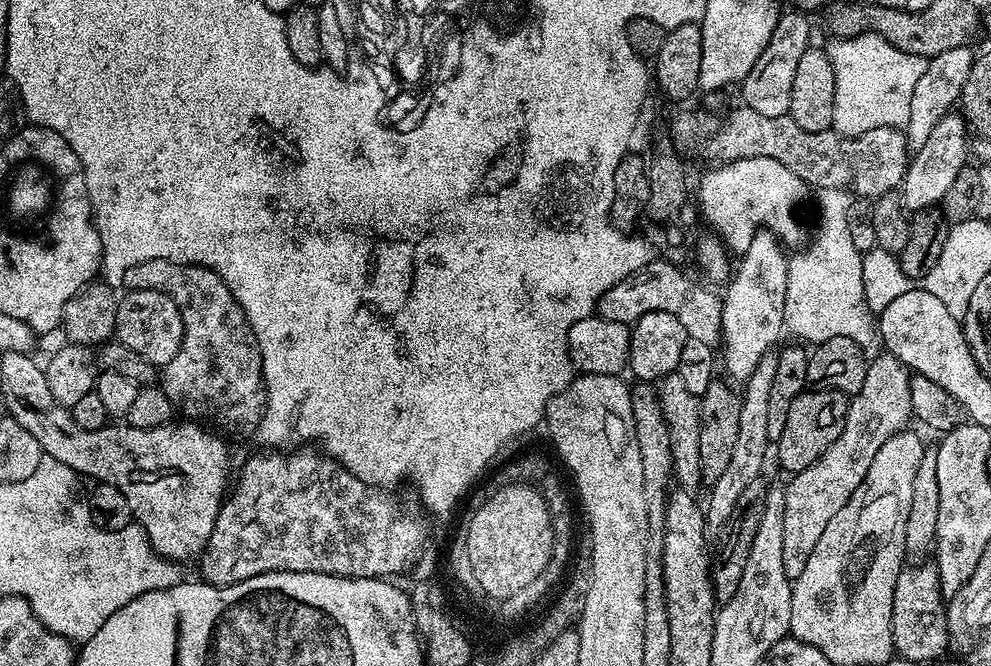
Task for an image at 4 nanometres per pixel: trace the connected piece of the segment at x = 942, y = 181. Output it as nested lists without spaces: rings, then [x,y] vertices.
[[[947,114],[941,117],[934,130],[930,130],[930,138],[926,138],[926,146],[918,150],[909,159],[908,168],[904,172],[904,183],[898,189],[898,195],[908,210],[918,208],[930,208],[939,205],[954,181],[958,172],[966,167],[964,160],[970,156],[970,144],[968,148],[968,136],[970,128],[963,115]]]

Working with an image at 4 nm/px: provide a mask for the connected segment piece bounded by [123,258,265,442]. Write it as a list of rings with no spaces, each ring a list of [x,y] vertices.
[[[154,258],[150,262],[138,262],[138,266],[130,266],[130,270],[126,270],[124,275],[123,287],[128,290],[154,288],[170,297],[174,306],[178,306],[178,314],[182,314],[182,346],[178,354],[174,354],[174,358],[170,358],[170,362],[162,368],[162,387],[172,399],[173,405],[179,411],[181,408],[188,415],[185,417],[189,421],[211,430],[225,441],[244,438],[258,442],[261,438],[265,397],[262,358],[244,311],[240,309],[238,302],[232,297],[232,291],[224,285],[220,275],[211,268],[201,268],[198,264],[179,264]]]

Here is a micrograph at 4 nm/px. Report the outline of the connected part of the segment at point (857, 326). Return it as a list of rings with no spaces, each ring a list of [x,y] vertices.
[[[821,188],[818,195],[820,217],[816,220],[816,233],[788,261],[784,322],[793,337],[809,340],[812,346],[830,338],[850,338],[868,346],[878,328],[863,293],[862,254],[846,227],[846,200],[834,188]]]

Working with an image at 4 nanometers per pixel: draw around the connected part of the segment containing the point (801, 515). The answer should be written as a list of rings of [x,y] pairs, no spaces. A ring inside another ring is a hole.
[[[883,355],[868,360],[866,382],[862,382],[862,390],[849,399],[842,434],[834,438],[824,456],[818,458],[812,466],[807,466],[806,470],[795,473],[789,479],[792,481],[784,488],[782,566],[791,581],[802,574],[810,558],[810,550],[814,550],[818,538],[822,538],[830,518],[834,518],[834,514],[838,514],[838,510],[850,502],[850,494],[862,486],[862,478],[866,478],[866,470],[870,470],[874,454],[882,450],[891,436],[905,431],[909,427],[908,420],[913,419],[910,369],[898,357]]]

